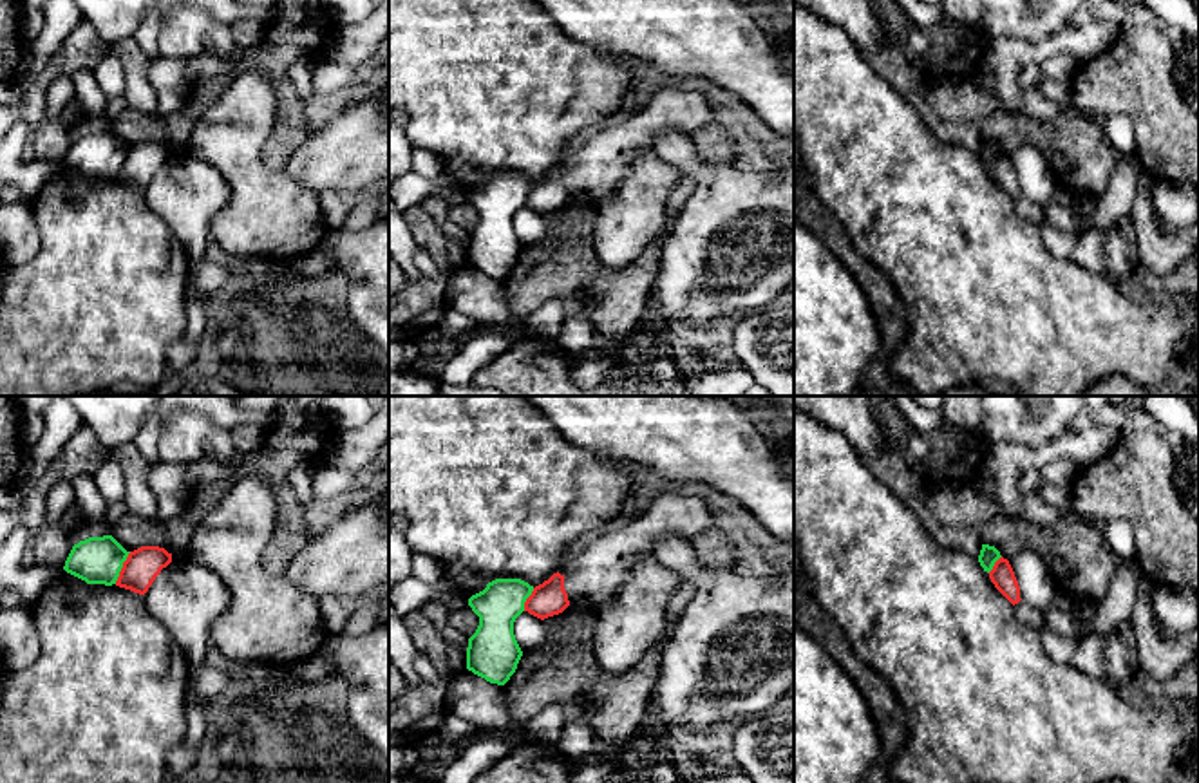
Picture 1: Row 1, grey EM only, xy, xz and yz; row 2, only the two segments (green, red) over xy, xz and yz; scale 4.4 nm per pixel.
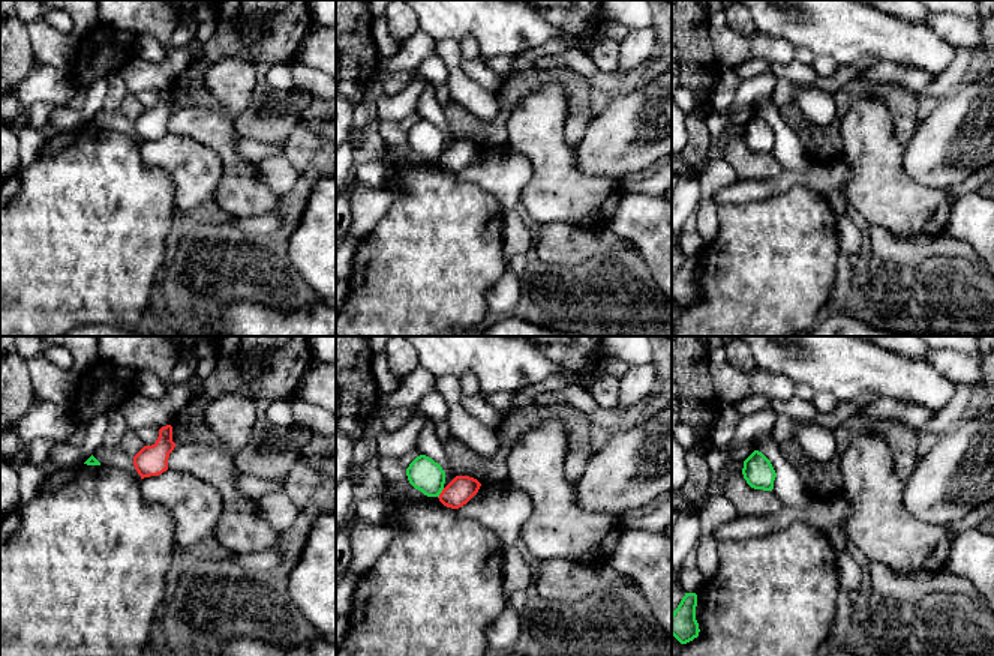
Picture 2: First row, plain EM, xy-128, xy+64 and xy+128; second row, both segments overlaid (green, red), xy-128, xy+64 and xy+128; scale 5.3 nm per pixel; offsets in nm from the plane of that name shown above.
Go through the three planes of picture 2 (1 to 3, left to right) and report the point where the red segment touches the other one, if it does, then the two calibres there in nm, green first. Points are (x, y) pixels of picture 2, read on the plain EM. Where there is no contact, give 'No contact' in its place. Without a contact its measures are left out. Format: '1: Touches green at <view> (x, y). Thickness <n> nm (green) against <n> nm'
1: No contact
2: Touches green at xy+64 (441, 155). Thickness 180 nm (green) against 150 nm
3: No contact

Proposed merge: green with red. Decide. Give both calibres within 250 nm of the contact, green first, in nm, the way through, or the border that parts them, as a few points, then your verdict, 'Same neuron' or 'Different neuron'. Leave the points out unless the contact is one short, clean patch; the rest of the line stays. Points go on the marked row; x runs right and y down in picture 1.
Thickness 200 nm (green) against 160 nm. Boundary: xy (131, 552), (114, 583). Different neuron

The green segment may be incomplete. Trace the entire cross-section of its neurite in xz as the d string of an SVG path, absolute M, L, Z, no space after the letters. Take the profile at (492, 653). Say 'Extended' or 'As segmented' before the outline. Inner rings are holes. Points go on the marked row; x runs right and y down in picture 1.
As segmented. M496 579L468 599L468 606L479 617L479 626L468 638L468 671L497 685L510 680L523 656L514 622L524 611L532 591L533 586L521 579Z

